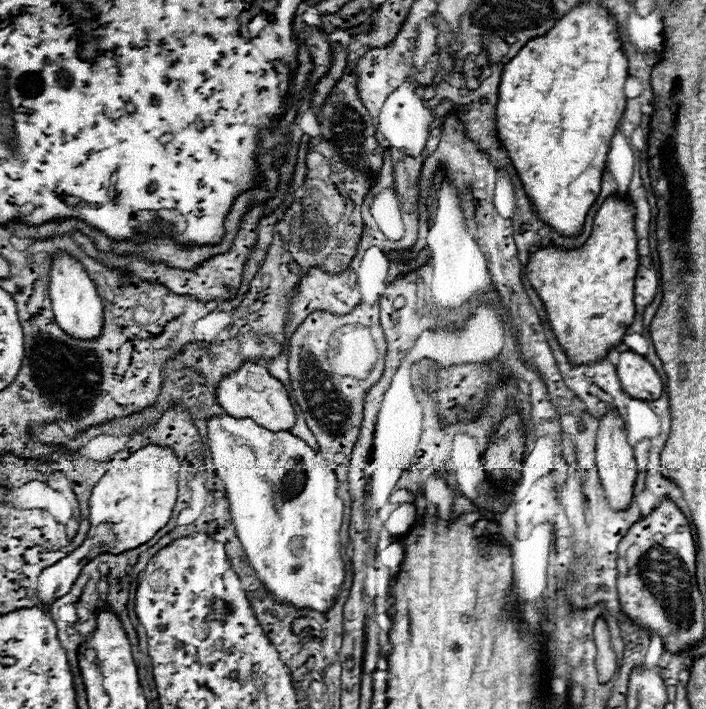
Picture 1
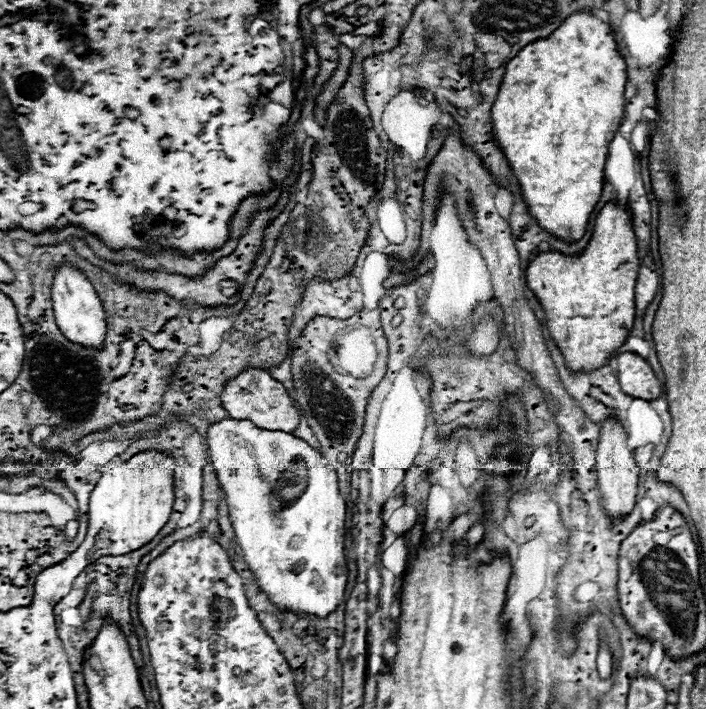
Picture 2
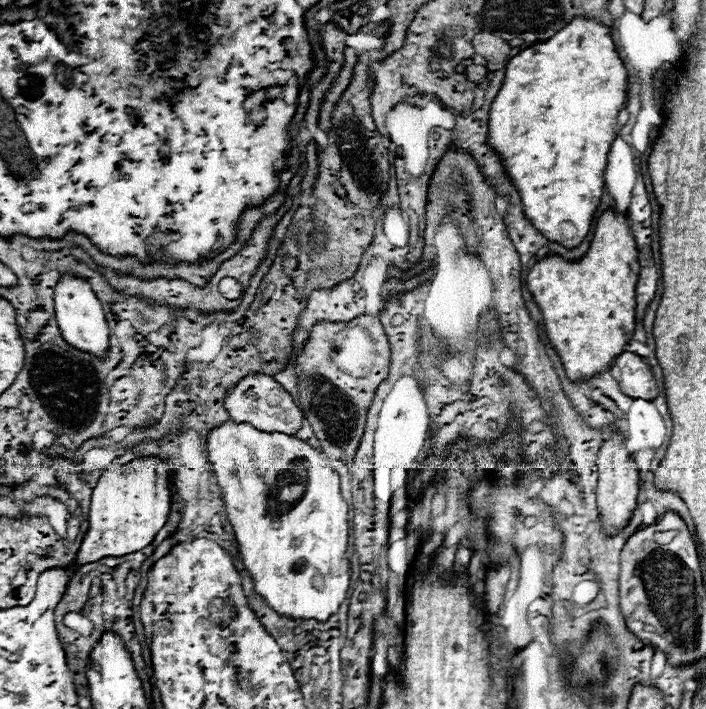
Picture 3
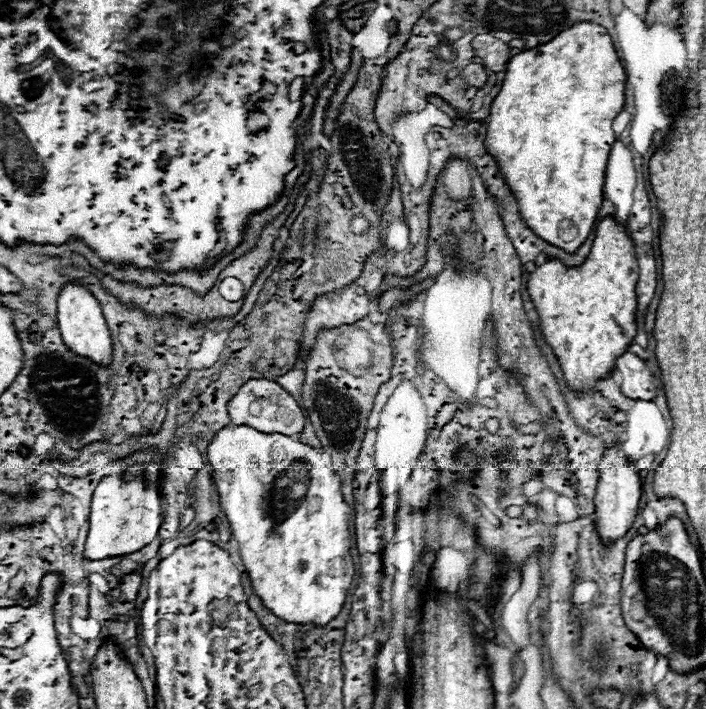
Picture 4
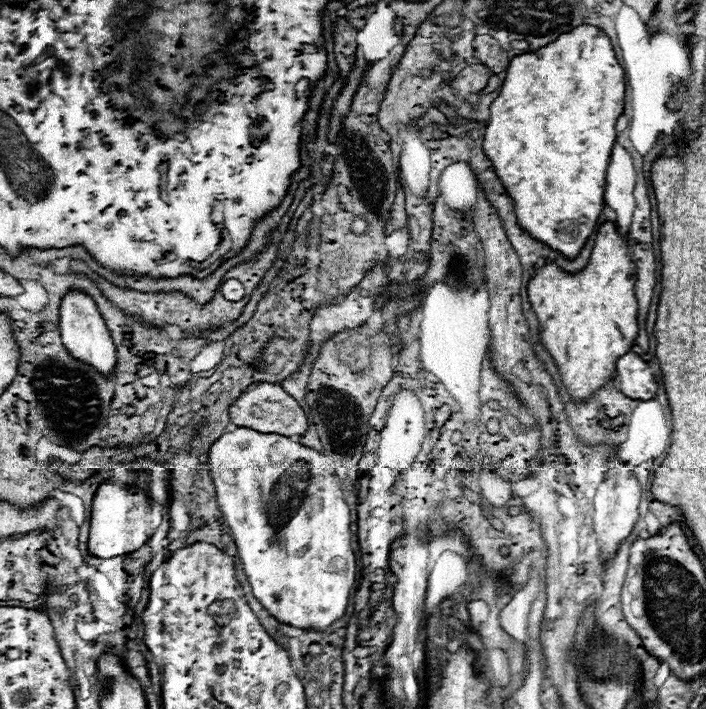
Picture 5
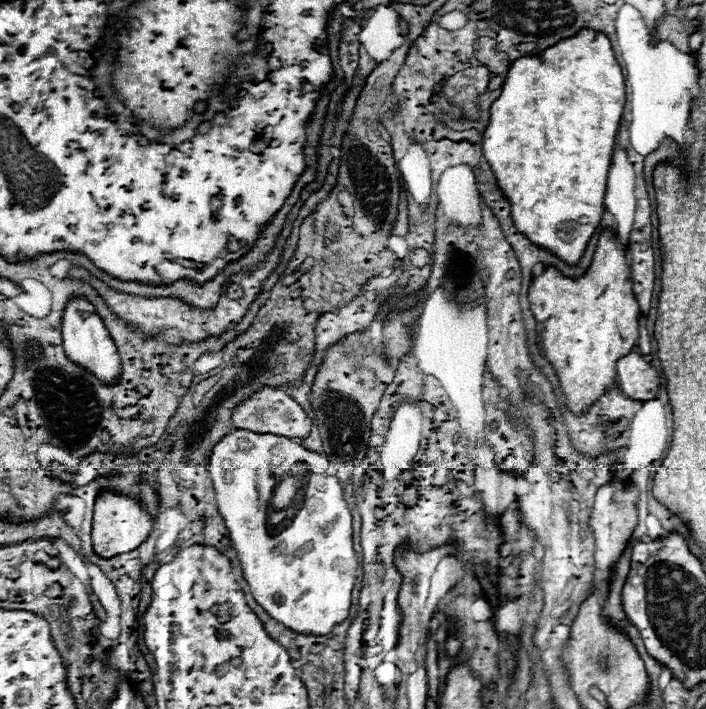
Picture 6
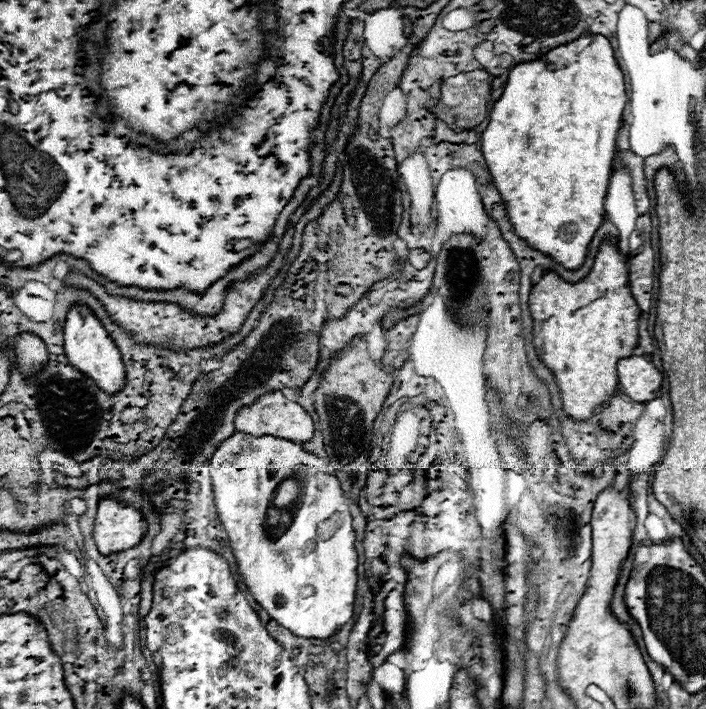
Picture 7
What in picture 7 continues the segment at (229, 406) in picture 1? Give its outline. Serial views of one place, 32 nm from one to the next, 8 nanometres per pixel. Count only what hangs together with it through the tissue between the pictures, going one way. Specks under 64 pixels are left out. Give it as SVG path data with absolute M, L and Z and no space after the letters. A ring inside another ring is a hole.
M280 390L266 392L254 404L242 406L234 418L234 426L240 432L250 432L254 436L272 434L272 436L282 436L286 440L294 440L294 442L306 442L314 434L314 422L308 416L308 412L300 404L288 400Z

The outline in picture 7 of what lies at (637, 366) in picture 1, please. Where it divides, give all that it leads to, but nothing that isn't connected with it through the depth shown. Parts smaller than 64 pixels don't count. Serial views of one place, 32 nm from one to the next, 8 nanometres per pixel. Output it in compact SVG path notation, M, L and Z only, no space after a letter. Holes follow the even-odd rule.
M628 356L618 360L618 388L634 402L658 398L662 374L644 356Z

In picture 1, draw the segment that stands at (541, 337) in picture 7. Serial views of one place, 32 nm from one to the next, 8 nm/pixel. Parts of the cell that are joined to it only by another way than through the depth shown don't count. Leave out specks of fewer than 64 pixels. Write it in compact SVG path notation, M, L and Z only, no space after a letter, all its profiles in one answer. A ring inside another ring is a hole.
M608 196L596 218L592 232L584 246L580 248L562 248L562 246L546 246L538 248L530 254L530 260L526 264L526 276L532 284L532 288L538 292L546 306L548 322L560 342L560 346L566 350L568 358L572 362L594 362L608 354L610 346L620 344L622 336L626 334L626 328L634 320L634 276L638 270L638 250L636 250L636 232L634 232L634 204L630 198L620 196Z

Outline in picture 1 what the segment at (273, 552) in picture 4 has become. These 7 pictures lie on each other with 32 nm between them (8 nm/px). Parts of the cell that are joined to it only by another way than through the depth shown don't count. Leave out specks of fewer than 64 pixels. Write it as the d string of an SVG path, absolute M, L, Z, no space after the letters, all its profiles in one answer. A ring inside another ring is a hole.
M230 414L208 418L208 446L216 474L222 478L228 492L232 520L236 534L242 542L250 566L258 578L280 602L294 604L298 608L314 608L324 612L344 580L342 560L342 516L344 504L338 494L338 480L334 470L320 460L304 440L290 432L272 432L258 426L250 418L232 418Z

